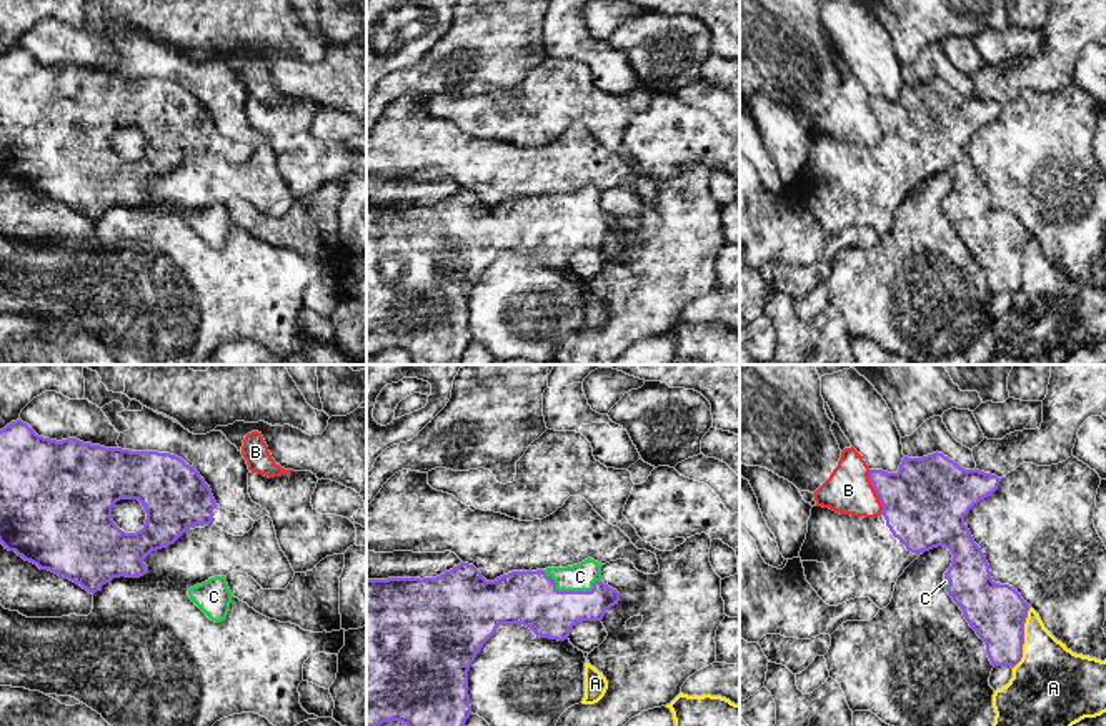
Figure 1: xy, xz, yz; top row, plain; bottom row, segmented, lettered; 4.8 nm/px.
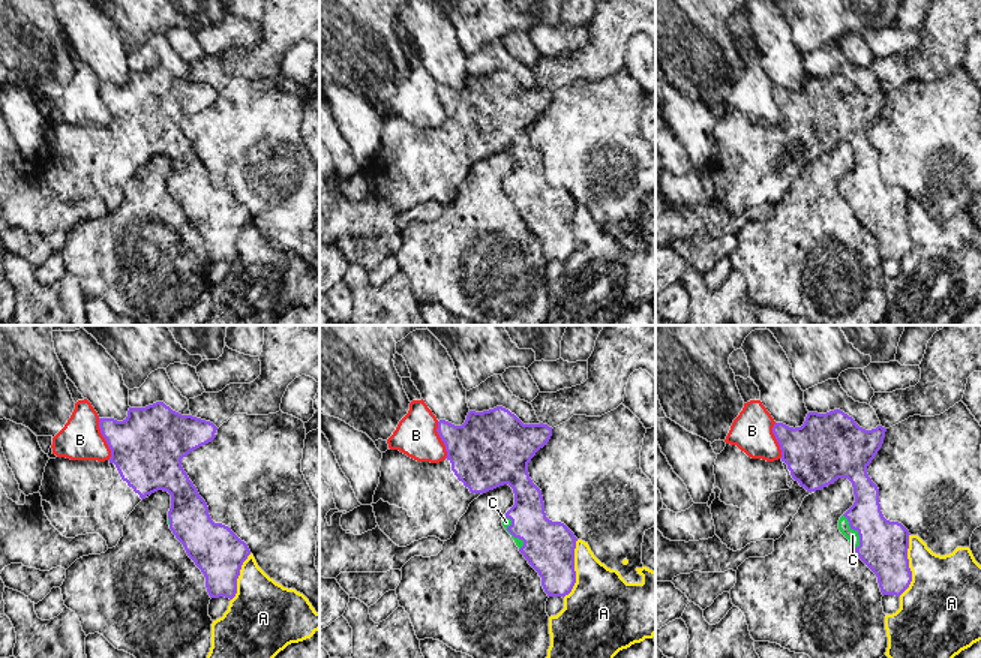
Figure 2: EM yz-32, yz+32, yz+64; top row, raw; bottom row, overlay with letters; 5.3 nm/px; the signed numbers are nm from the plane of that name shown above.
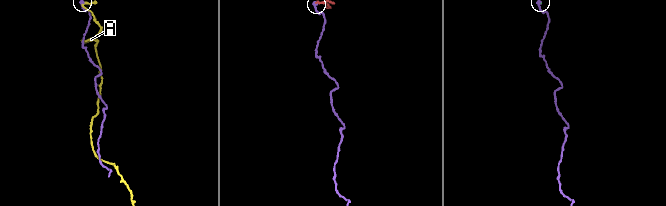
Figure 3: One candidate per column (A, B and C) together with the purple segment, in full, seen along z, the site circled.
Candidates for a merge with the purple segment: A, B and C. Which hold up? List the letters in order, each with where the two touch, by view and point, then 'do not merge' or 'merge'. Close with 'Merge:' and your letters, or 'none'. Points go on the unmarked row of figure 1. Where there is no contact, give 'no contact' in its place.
A: yz (1023, 265) | do not merge
B: yz (875, 117) | do not merge
C: xz (568, 218) | merge
Merge: C

